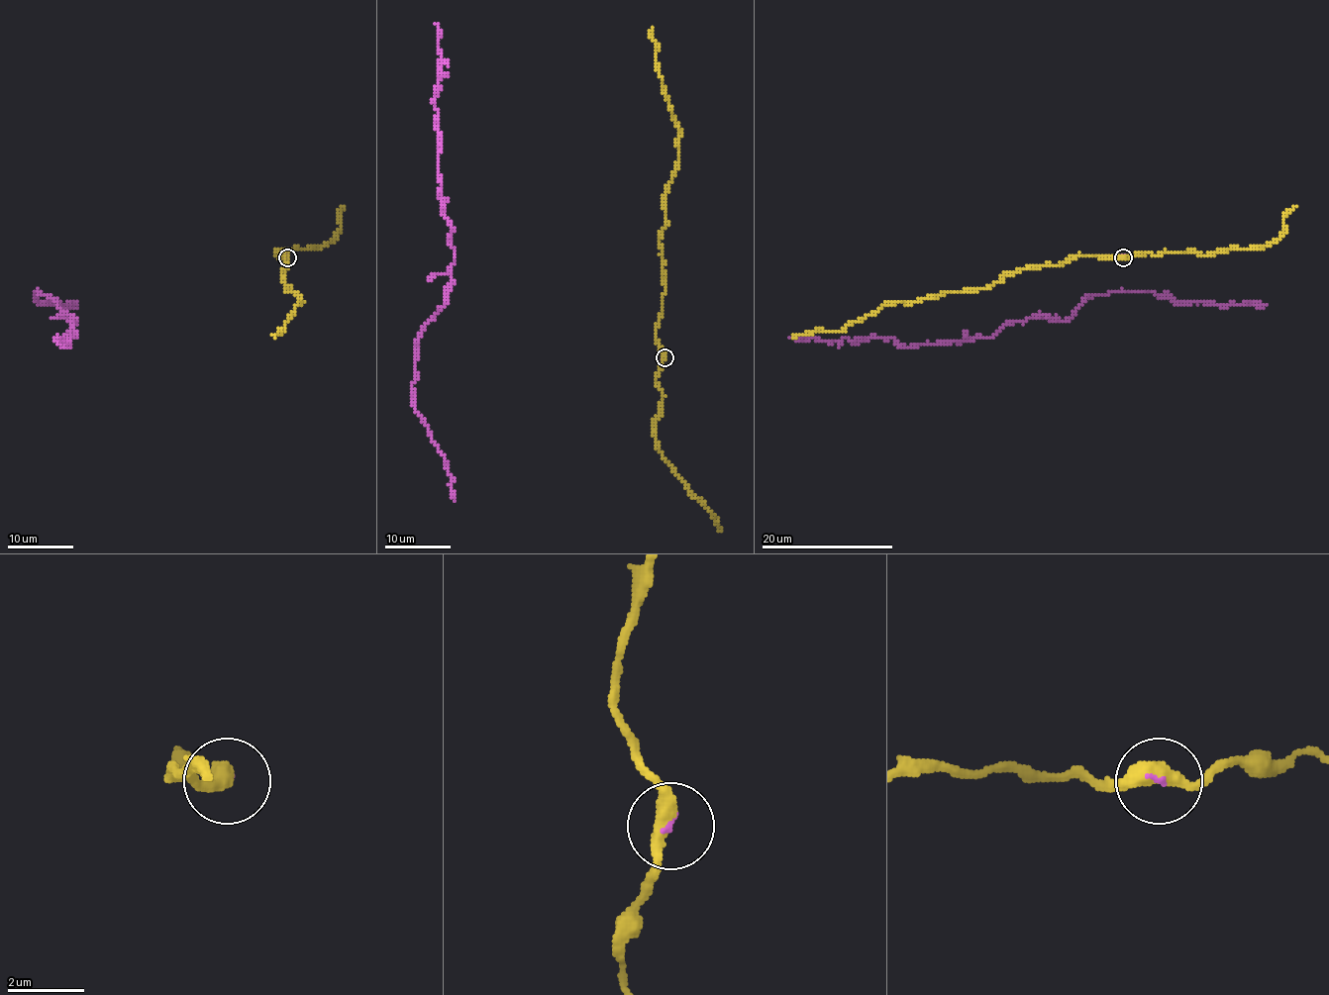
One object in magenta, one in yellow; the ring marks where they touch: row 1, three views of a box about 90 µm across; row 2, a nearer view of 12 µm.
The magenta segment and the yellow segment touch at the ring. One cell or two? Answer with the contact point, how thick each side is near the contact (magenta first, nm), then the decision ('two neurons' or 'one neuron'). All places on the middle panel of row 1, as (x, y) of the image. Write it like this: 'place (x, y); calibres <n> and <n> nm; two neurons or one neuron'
place (664, 357); calibres 70 and 400 nm; one neuron

